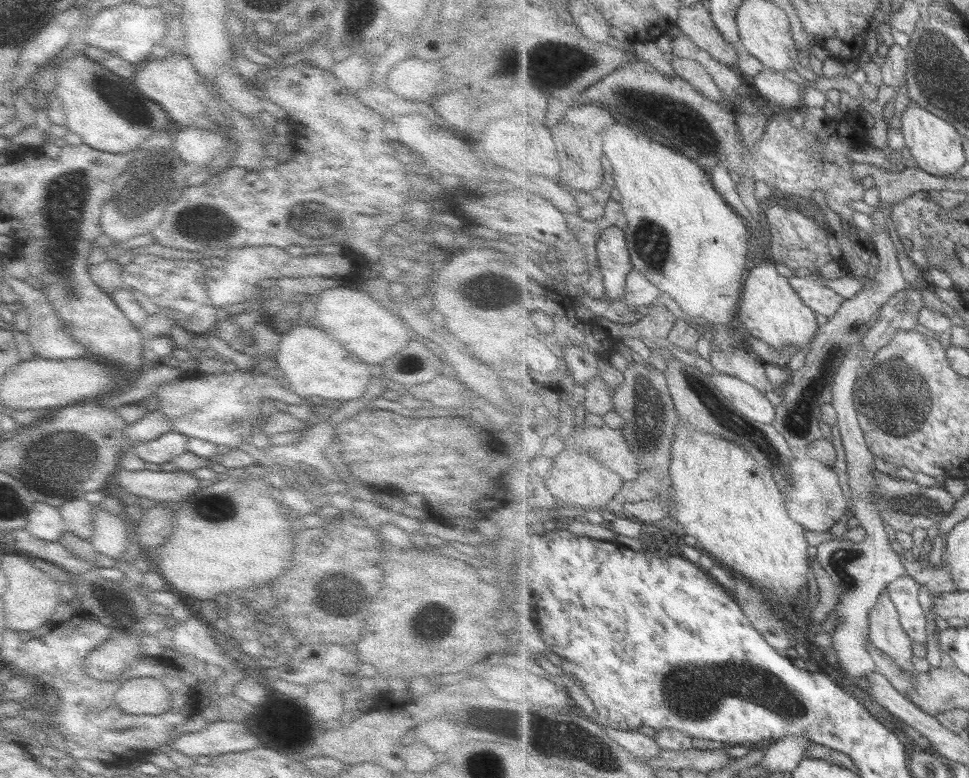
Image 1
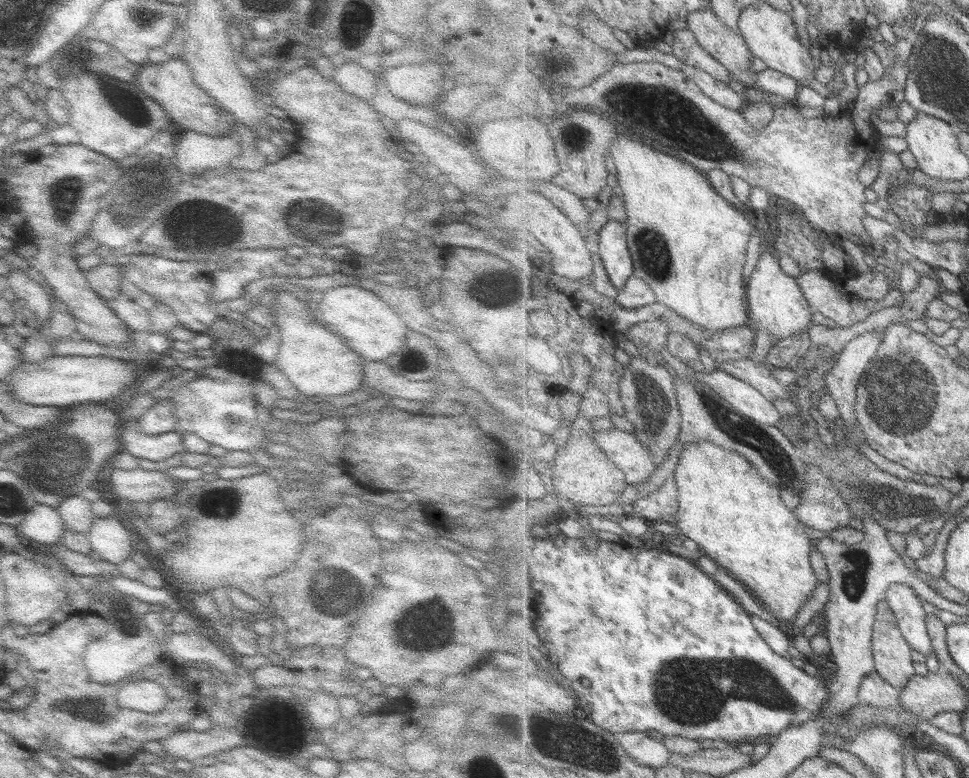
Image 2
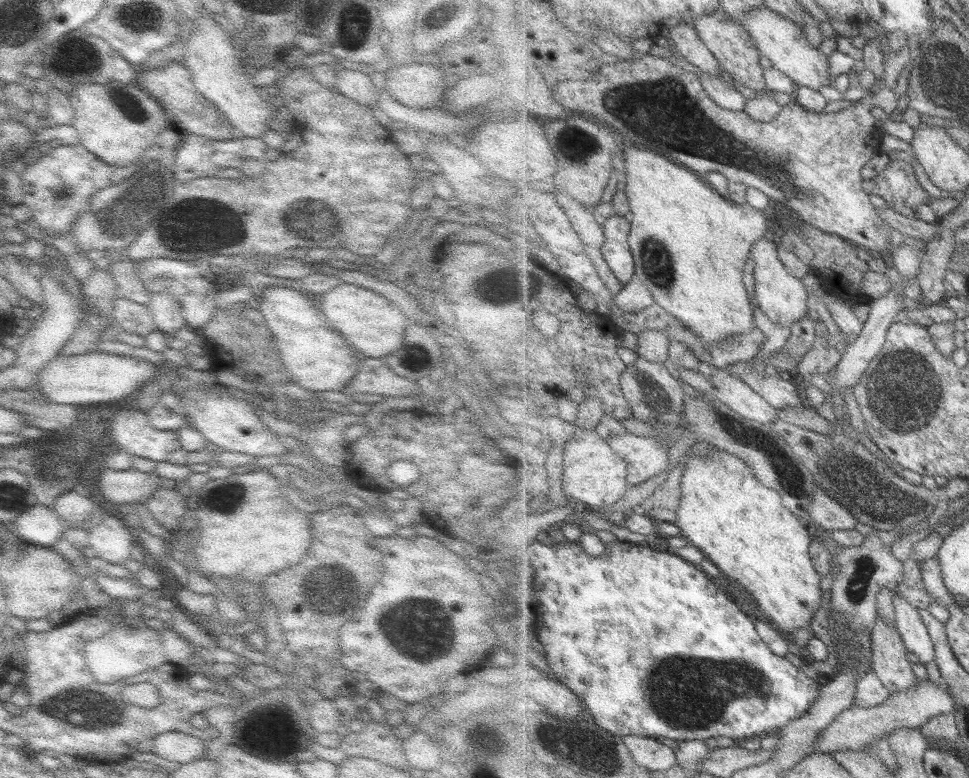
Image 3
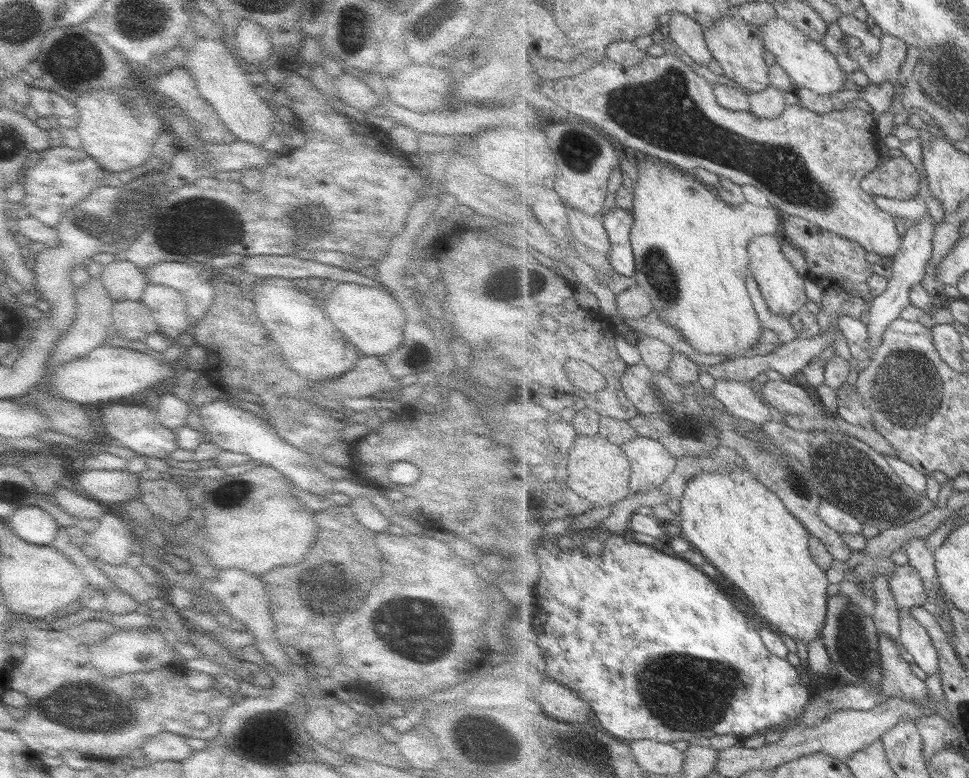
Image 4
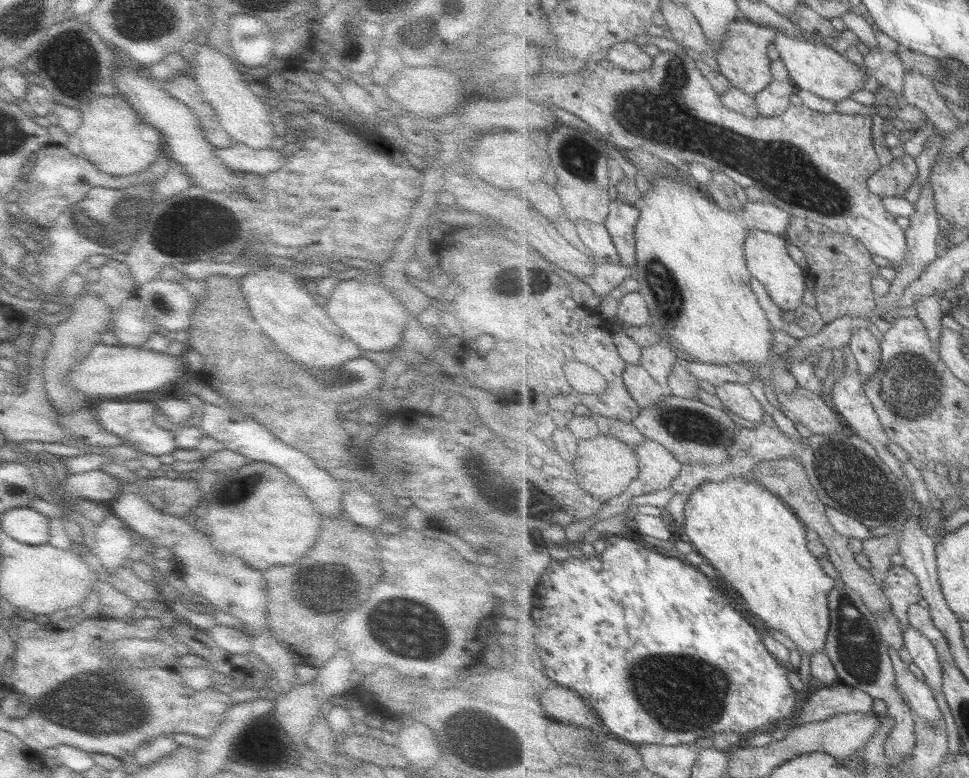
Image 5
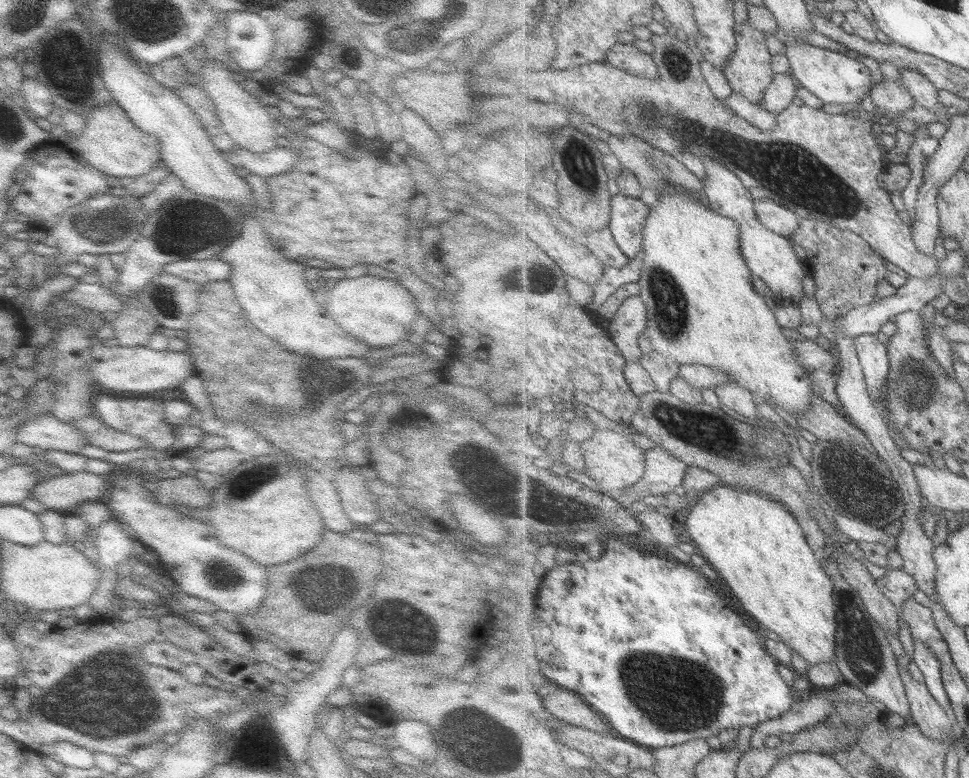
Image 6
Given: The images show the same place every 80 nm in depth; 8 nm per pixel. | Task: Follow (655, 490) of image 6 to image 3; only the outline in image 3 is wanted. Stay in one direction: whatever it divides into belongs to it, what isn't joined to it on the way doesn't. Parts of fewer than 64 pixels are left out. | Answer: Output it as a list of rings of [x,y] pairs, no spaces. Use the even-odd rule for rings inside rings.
[[[626,432],[621,436],[613,436],[607,442],[626,460],[631,486],[651,480],[670,468],[668,448],[662,447],[651,437],[640,437]]]

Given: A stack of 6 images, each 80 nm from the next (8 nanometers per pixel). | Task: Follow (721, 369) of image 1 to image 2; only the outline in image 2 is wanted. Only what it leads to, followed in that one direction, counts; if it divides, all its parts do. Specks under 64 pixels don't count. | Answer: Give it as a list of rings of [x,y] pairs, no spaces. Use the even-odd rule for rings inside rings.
[[[749,358],[722,362],[717,366],[717,368],[723,369],[747,385],[753,386],[771,402],[775,402],[777,398],[793,400],[791,390],[787,386],[783,386],[783,384],[771,374],[772,367],[770,364],[766,364],[766,362],[757,365]]]

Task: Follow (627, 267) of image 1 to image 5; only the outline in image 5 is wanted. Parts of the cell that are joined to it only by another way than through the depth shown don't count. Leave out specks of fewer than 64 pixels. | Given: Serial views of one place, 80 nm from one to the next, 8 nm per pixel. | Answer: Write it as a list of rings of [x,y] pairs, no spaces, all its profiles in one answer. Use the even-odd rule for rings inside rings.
[[[617,199],[610,204],[610,213],[604,224],[620,254],[621,265],[628,267],[633,267],[638,262],[635,232],[640,209]]]

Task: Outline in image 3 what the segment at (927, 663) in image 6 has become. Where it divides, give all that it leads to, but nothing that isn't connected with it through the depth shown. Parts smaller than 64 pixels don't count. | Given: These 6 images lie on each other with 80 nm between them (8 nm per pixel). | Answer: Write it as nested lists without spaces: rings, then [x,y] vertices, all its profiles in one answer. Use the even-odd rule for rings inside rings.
[[[893,592],[897,631],[902,635],[909,653],[919,658],[920,664],[935,662],[934,645],[927,626],[921,621],[921,610],[909,604],[901,593]]]

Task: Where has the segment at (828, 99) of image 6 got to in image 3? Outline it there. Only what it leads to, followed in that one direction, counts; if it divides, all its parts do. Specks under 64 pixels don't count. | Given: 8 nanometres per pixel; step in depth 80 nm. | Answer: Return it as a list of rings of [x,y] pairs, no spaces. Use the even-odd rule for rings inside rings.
[[[763,6],[752,9],[741,18],[741,24],[753,37],[762,56],[768,58],[773,67],[790,76],[798,87],[804,86],[818,91],[823,86],[831,86],[833,77],[829,74],[829,59],[817,50],[807,38],[804,30],[787,16],[781,16],[779,10]]]

